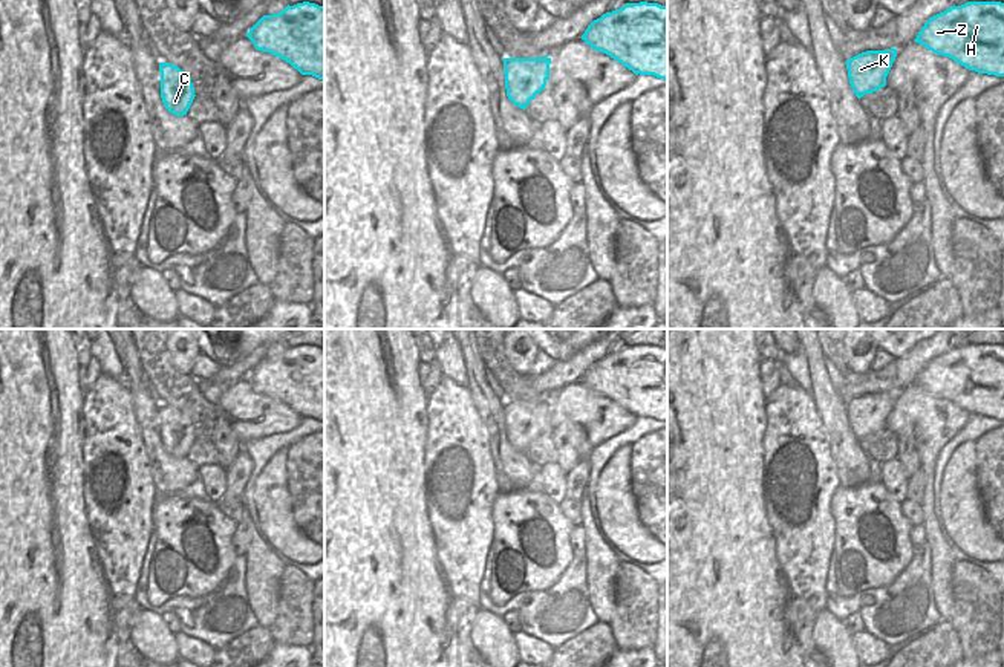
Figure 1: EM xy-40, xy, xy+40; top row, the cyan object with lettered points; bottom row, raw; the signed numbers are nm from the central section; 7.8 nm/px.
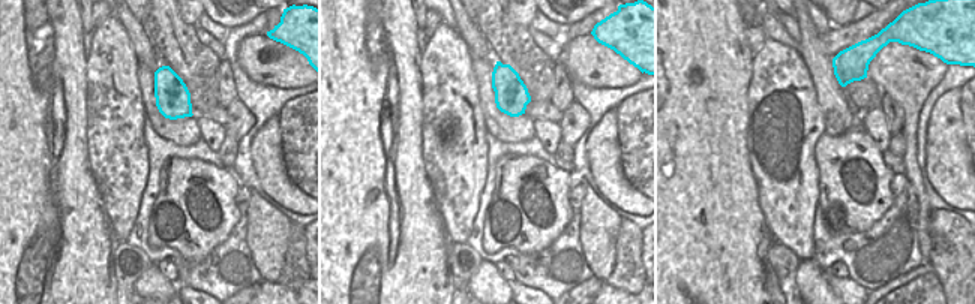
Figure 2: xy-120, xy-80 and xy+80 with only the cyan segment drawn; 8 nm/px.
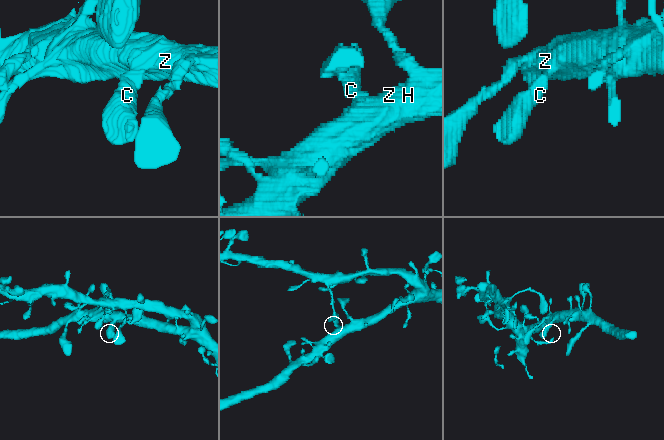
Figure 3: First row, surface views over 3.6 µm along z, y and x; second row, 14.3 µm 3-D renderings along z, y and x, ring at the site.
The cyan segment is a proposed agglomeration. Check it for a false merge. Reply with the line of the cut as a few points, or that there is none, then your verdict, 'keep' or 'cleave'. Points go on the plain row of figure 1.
cut none; keep

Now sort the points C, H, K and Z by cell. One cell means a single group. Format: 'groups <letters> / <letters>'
groups C H K Z

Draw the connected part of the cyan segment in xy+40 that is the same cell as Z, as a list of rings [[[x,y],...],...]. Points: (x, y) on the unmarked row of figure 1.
[[[1004,346],[953,347],[931,360],[914,384],[969,413],[1004,419]]]

